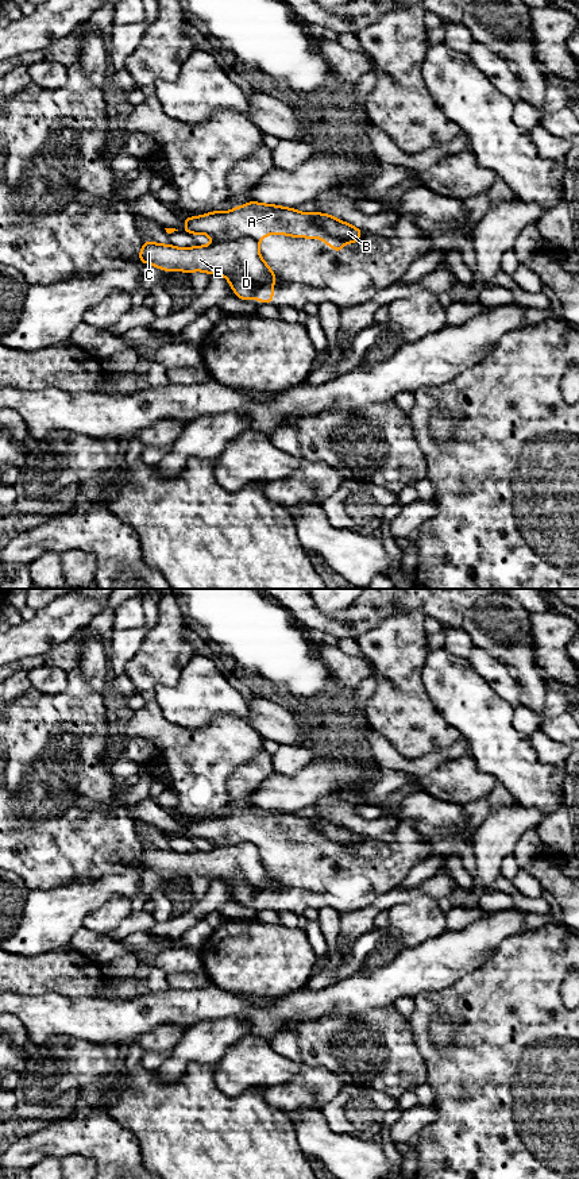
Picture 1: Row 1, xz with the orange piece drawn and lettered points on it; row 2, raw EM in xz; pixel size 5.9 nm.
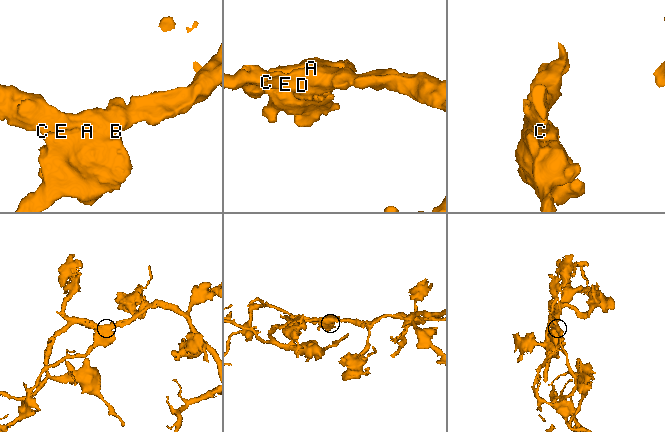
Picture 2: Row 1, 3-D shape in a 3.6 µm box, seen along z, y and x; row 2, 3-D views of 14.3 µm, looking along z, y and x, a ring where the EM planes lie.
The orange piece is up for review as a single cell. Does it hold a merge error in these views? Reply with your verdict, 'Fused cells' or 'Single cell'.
Fused cells

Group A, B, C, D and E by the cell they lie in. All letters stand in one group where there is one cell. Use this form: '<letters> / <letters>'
A / B C D E

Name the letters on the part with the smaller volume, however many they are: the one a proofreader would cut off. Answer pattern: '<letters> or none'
A

